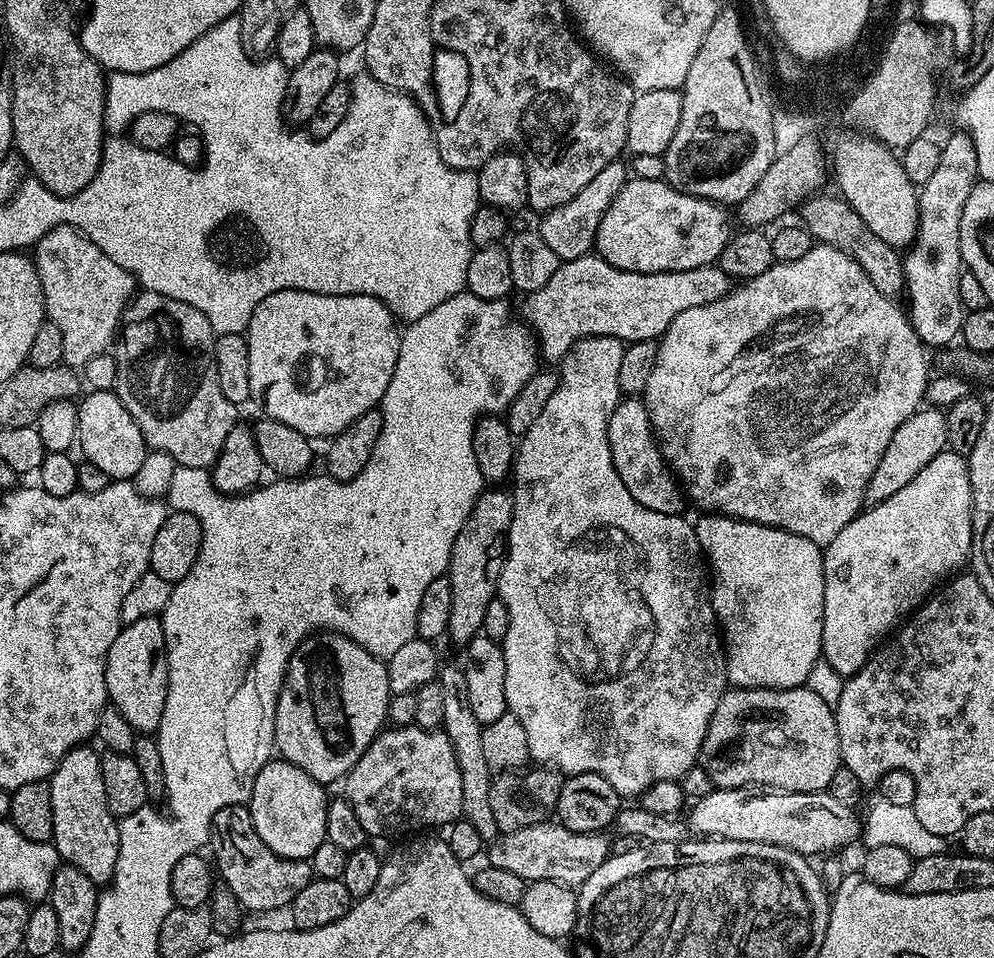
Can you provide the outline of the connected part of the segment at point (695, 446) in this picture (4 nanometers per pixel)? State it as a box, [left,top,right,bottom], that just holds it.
[642,243,930,546]

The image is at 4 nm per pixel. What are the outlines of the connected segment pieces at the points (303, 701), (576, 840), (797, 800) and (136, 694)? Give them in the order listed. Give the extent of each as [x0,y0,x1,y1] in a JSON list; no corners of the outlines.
[[274,631,392,786],[486,822,610,886],[686,788,862,858],[106,616,168,733]]

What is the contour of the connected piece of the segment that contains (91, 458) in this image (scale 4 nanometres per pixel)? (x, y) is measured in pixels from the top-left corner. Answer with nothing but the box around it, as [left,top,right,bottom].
[78,391,150,481]

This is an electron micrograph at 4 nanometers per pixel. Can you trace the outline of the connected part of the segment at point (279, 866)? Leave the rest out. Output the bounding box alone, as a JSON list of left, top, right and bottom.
[210,804,314,913]

